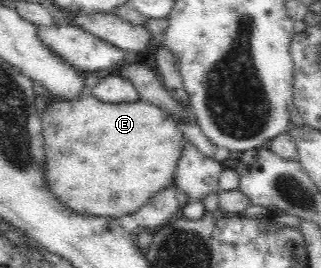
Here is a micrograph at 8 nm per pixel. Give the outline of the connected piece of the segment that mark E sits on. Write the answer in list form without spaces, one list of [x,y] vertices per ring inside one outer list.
[[[87,92],[73,104],[48,102],[41,123],[46,156],[44,177],[50,192],[74,212],[95,217],[132,217],[143,204],[174,182],[177,163],[187,146],[177,119],[140,99],[131,103],[105,103]]]

